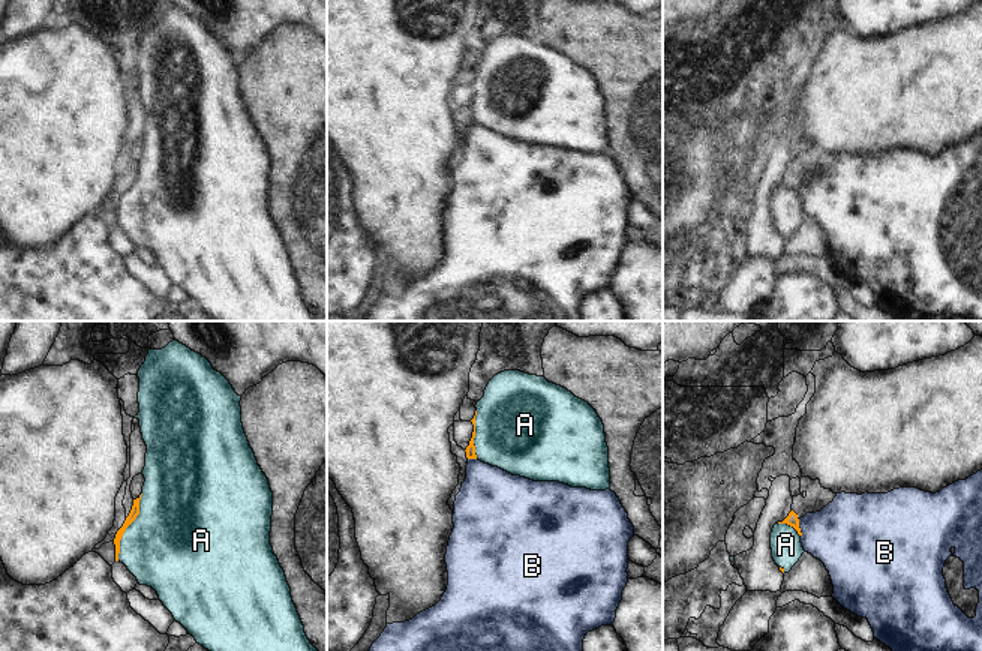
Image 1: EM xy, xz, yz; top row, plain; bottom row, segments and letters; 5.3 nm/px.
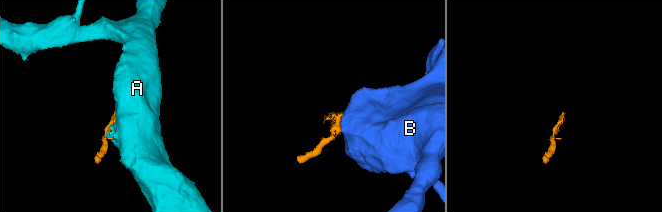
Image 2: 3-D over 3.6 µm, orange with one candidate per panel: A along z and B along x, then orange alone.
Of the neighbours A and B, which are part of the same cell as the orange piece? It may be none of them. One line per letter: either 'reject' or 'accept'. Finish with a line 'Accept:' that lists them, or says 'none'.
A: accept
B: reject
Accept: A

